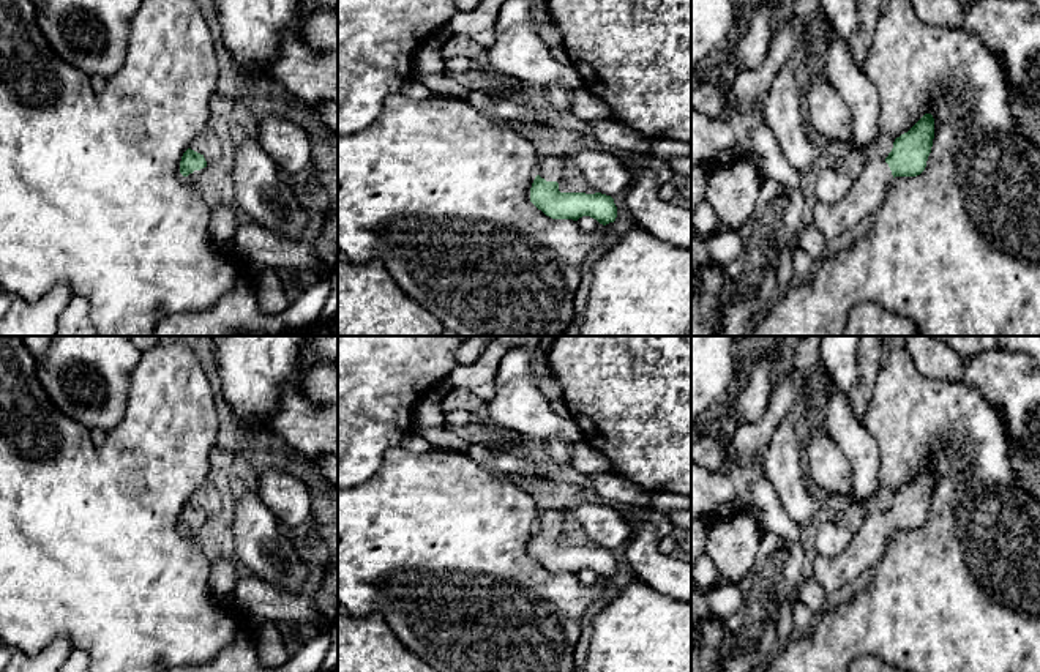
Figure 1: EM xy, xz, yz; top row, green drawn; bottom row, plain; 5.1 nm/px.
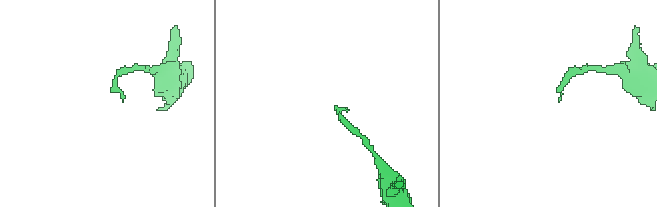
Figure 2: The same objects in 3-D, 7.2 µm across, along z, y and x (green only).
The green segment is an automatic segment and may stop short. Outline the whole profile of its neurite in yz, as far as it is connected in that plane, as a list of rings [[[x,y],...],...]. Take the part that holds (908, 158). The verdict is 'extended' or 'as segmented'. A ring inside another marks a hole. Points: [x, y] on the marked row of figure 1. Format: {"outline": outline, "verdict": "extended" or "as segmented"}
{"outline": [[[925,114],[907,133],[895,139],[887,158],[868,156],[865,170],[854,180],[849,194],[836,203],[817,202],[813,222],[827,240],[833,240],[873,211],[885,199],[895,177],[917,177],[925,167],[934,139],[934,118]]], "verdict": "extended"}

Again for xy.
{"outline": [[[188,148],[180,161],[180,174],[191,181],[197,183],[199,175],[204,172],[207,167],[207,161],[204,155]]], "verdict": "extended"}

